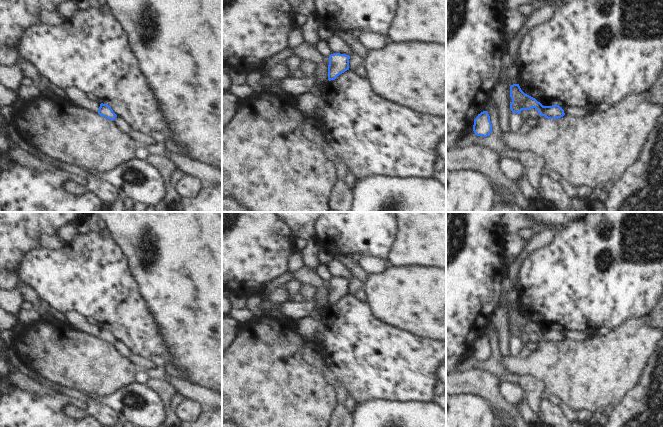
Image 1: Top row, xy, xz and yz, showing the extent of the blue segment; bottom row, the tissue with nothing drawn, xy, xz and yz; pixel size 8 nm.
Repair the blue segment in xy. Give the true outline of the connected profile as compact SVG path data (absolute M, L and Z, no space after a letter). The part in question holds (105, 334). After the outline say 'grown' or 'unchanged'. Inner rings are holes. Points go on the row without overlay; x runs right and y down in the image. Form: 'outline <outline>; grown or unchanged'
outline M74 310L67 311L64 316L68 324L80 332L92 335L112 345L117 341L108 328L89 324L84 316Z; grown

